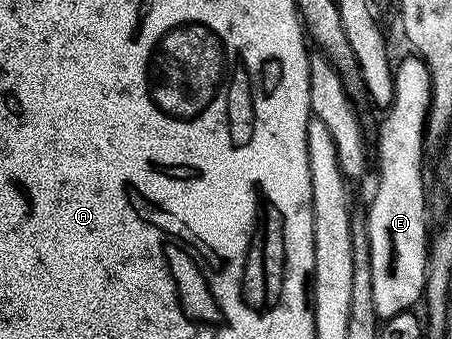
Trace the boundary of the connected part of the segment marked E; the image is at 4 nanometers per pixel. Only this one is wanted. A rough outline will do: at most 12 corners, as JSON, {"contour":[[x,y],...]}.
{"contour":[[396,62],[365,226],[378,318],[425,296],[431,75]]}

